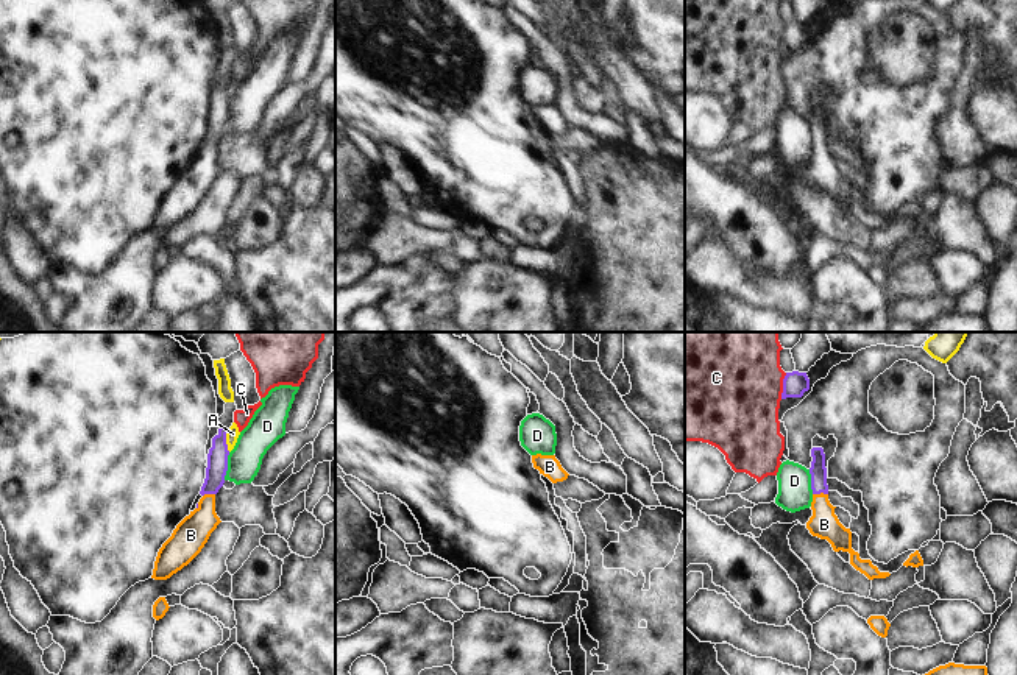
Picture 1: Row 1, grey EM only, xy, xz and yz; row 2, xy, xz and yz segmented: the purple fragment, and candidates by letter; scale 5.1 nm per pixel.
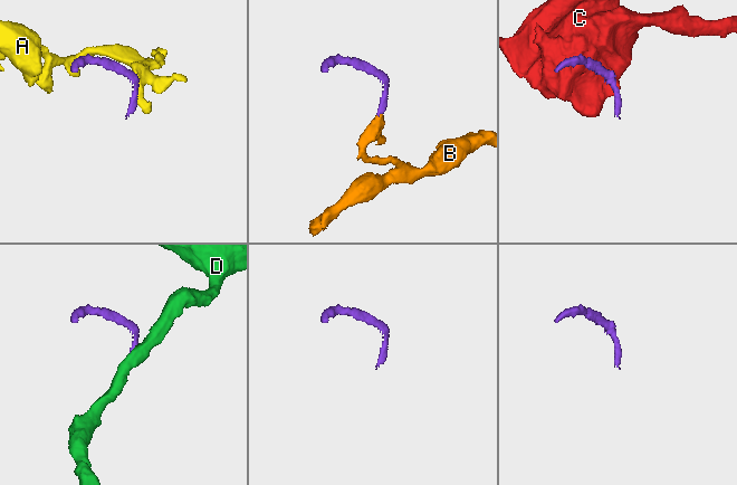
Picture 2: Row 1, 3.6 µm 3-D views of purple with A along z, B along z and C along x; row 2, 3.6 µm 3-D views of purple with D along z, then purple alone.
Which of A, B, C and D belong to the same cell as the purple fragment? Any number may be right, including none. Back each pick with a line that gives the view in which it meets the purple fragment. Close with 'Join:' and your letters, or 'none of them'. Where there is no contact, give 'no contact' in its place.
B: yz
Join: B

